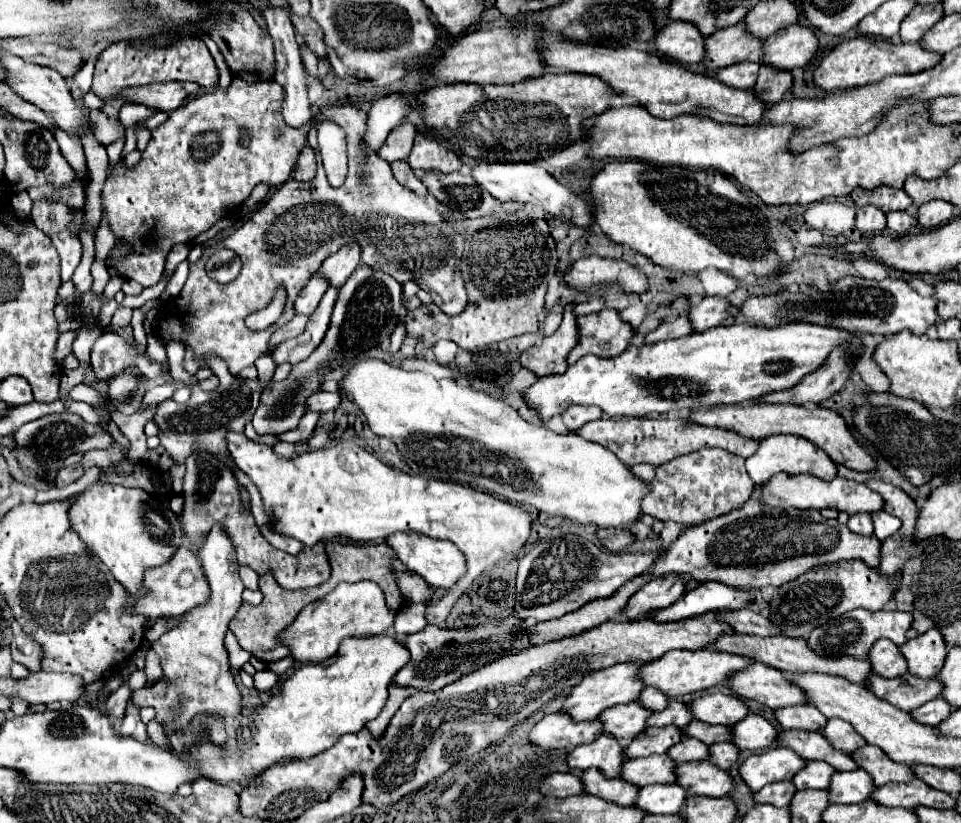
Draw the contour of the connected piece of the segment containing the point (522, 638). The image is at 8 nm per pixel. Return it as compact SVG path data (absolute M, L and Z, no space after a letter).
M517 616L501 618L501 620L487 620L485 624L479 624L475 628L439 628L439 626L425 626L425 630L407 636L405 646L411 652L411 660L397 672L395 684L403 688L413 688L419 692L435 692L441 690L459 678L491 664L493 660L499 660L503 656L519 654L527 646L531 646L531 640L527 638L525 620Z

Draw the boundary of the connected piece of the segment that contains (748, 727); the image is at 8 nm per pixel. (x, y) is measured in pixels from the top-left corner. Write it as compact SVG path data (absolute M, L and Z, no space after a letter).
M747 714L739 724L733 726L733 732L733 742L741 750L765 750L775 744L775 738L779 734L777 726L773 726L759 714Z

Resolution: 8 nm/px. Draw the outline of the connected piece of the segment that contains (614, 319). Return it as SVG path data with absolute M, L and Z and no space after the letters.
M611 308L579 316L577 322L579 344L571 350L567 364L575 364L587 354L595 354L601 358L617 356L629 346L631 338L635 336L635 328L621 320L619 312Z

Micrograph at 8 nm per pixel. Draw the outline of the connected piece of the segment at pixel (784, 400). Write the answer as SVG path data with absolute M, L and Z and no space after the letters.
M831 352L827 358L827 364L819 368L819 372L813 372L811 376L805 376L795 388L783 390L783 392L771 392L761 398L757 398L759 404L819 404L825 398L833 396L841 390L843 382L849 378L851 368L843 360L843 352Z

